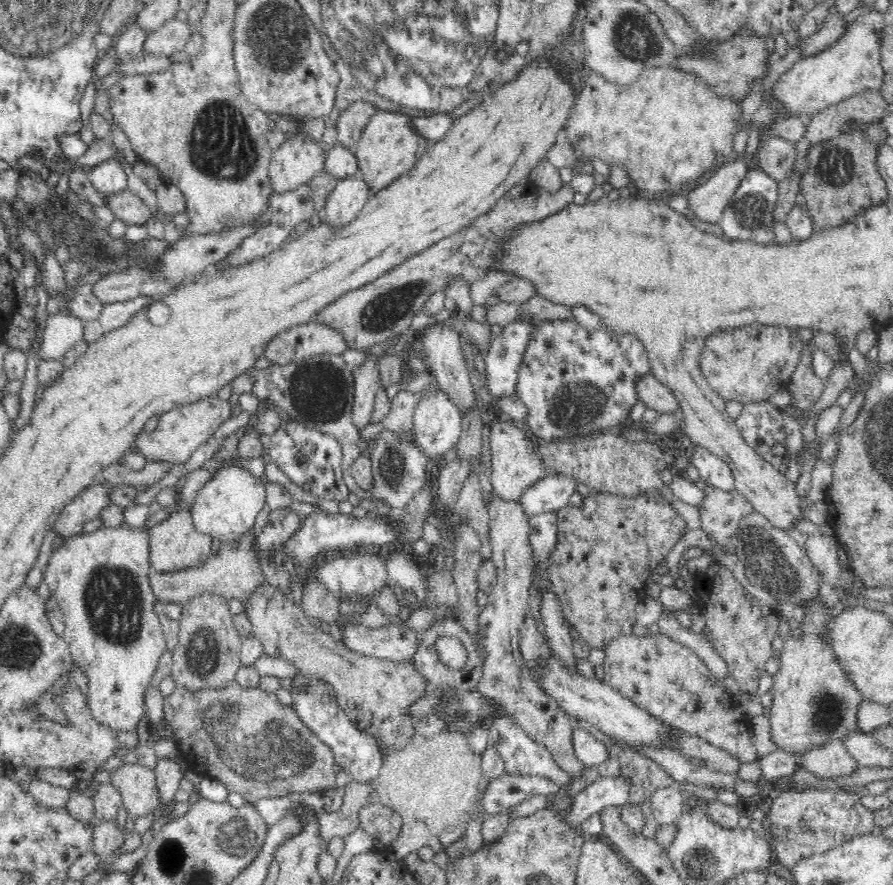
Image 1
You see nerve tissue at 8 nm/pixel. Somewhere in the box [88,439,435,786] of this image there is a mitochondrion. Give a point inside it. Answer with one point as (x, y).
(268, 748)

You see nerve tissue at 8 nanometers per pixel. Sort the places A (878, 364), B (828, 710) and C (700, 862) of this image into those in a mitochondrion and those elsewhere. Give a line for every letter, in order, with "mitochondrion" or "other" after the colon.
A: other
B: mitochondrion
C: mitochondrion

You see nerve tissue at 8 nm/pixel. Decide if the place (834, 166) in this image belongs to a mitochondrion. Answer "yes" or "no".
yes

